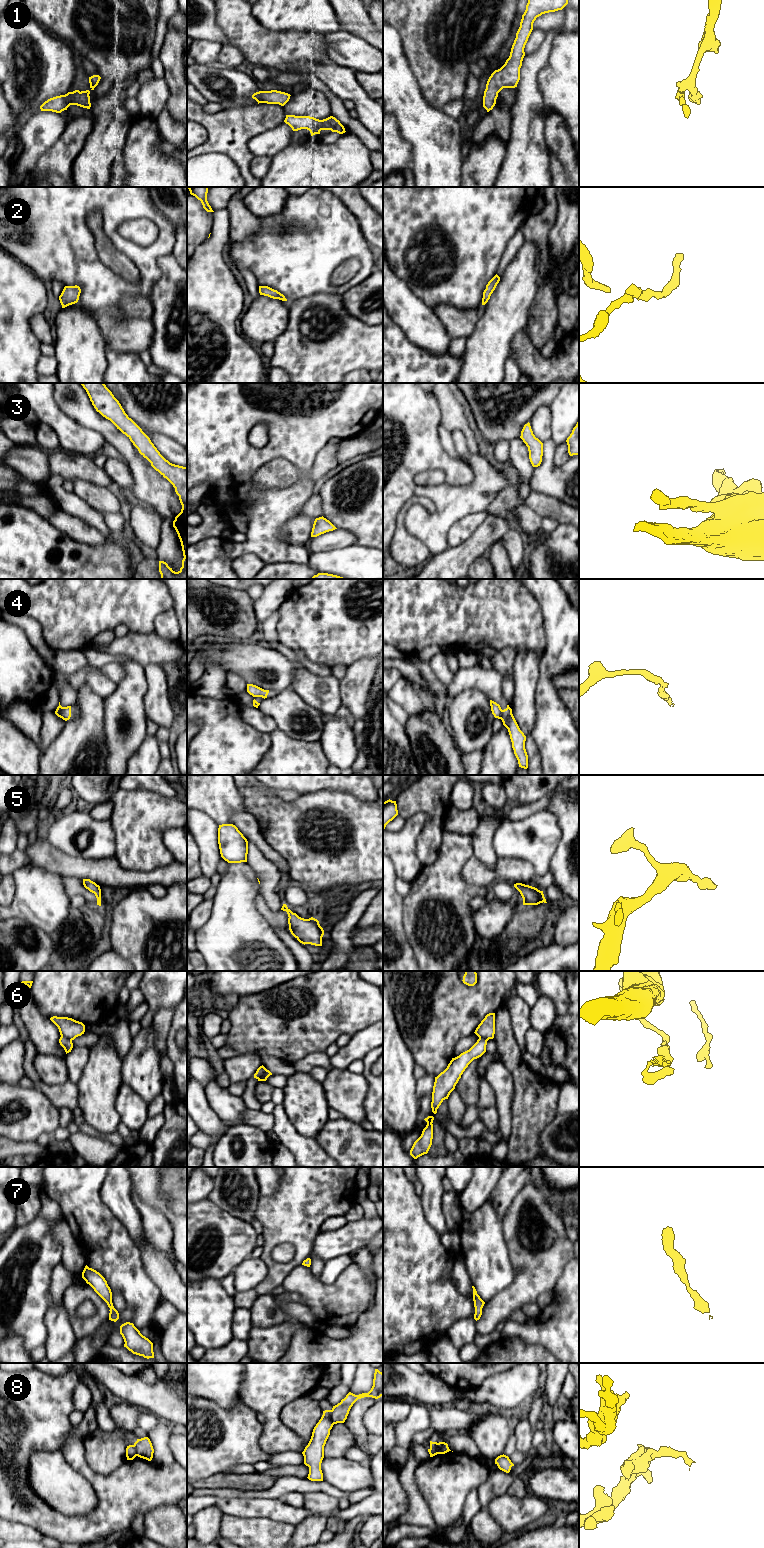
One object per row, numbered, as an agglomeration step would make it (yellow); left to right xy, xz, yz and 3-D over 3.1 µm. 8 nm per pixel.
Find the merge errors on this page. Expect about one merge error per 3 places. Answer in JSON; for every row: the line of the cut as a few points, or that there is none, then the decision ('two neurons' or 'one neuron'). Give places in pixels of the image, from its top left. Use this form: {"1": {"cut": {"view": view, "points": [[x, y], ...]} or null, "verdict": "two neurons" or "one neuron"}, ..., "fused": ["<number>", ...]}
{"1": {"cut": null, "verdict": "one neuron"}, "2": {"cut": null, "verdict": "one neuron"}, "3": {"cut": null, "verdict": "one neuron"}, "4": {"cut": {"view": "yz", "points": [[502, 710], [500, 718]]}, "verdict": "two neurons"}, "5": {"cut": null, "verdict": "one neuron"}, "6": {"cut": {"view": "xy", "points": [[61, 1035], [71, 1041]]}, "verdict": "two neurons"}, "7": {"cut": null, "verdict": "one neuron"}, "8": {"cut": {"view": "yz", "points": [[443, 1442], [437, 1449], [430, 1448]]}, "verdict": "two neurons"}, "fused": ["4", "6", "8"]}

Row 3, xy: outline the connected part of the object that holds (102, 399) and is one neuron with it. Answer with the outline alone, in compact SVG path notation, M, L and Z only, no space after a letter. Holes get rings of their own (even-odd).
M104 383L80 384L86 390L96 411L125 434L151 466L175 488L182 509L175 517L173 527L180 539L184 558L178 572L173 571L166 562L159 561L159 572L161 579L187 579L187 467L172 464L160 454L150 438L128 417Z

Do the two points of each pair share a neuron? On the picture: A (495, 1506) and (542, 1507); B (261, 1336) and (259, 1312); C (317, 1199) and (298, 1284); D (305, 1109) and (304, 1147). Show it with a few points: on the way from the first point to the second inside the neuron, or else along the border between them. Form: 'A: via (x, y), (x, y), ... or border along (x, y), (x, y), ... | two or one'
A: via (507, 1507), (530, 1507) | one
B: border along (283, 1322), (277, 1325), (253, 1328) | two
C: border along (301, 1264), (294, 1267), (284, 1281) | two
D: border along (288, 1118), (300, 1133), (314, 1138) | two

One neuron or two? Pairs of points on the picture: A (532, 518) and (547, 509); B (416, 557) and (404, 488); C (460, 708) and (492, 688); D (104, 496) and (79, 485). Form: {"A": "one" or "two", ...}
{"A": "two", "B": "two", "C": "two", "D": "one"}

